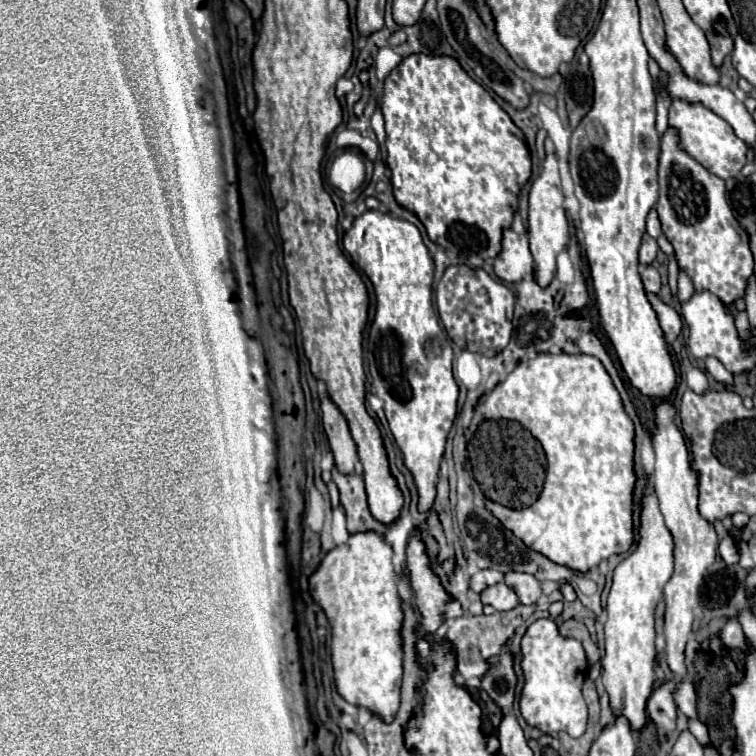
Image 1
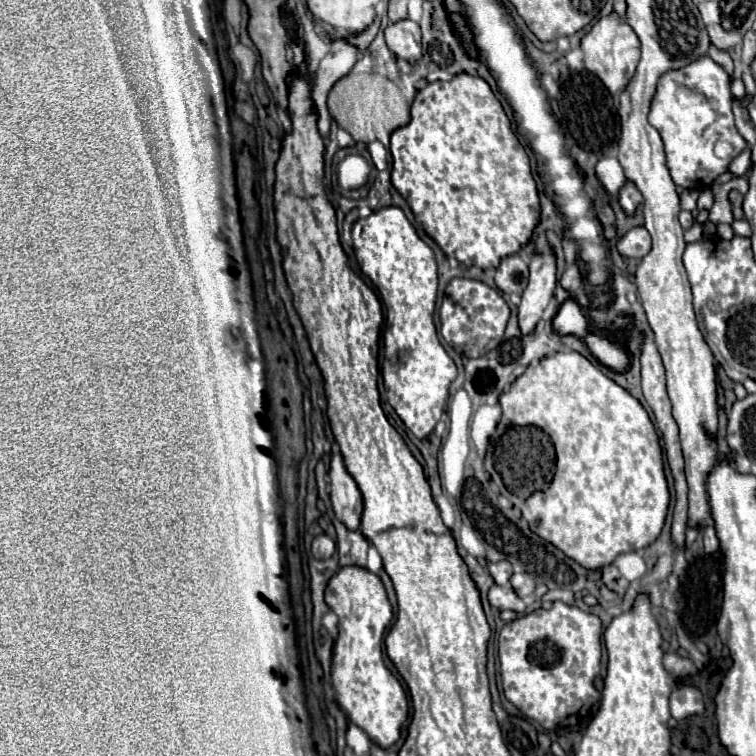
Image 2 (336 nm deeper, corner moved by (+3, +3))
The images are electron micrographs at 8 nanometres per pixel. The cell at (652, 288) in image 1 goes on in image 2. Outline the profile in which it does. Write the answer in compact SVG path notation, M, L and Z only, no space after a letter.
M643 226L629 230L625 236L617 240L617 250L623 258L637 258L641 260L651 248L651 236Z

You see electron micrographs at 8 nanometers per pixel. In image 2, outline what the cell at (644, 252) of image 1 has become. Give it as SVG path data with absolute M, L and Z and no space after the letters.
M627 182L627 184L621 188L619 204L621 204L621 208L625 210L627 216L635 216L635 210L637 210L637 206L641 204L641 200L643 200L641 192L639 192L631 182Z

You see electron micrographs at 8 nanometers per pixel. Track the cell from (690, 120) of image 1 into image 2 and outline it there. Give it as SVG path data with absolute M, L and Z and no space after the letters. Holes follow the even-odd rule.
M703 56L681 70L671 70L661 76L651 104L649 124L657 128L665 142L667 166L677 186L695 190L709 188L717 176L727 172L731 160L747 148L747 142L737 132L733 122L729 88L729 76L709 56ZM717 140L727 140L733 146L735 152L731 158L721 160L713 154L713 144Z

